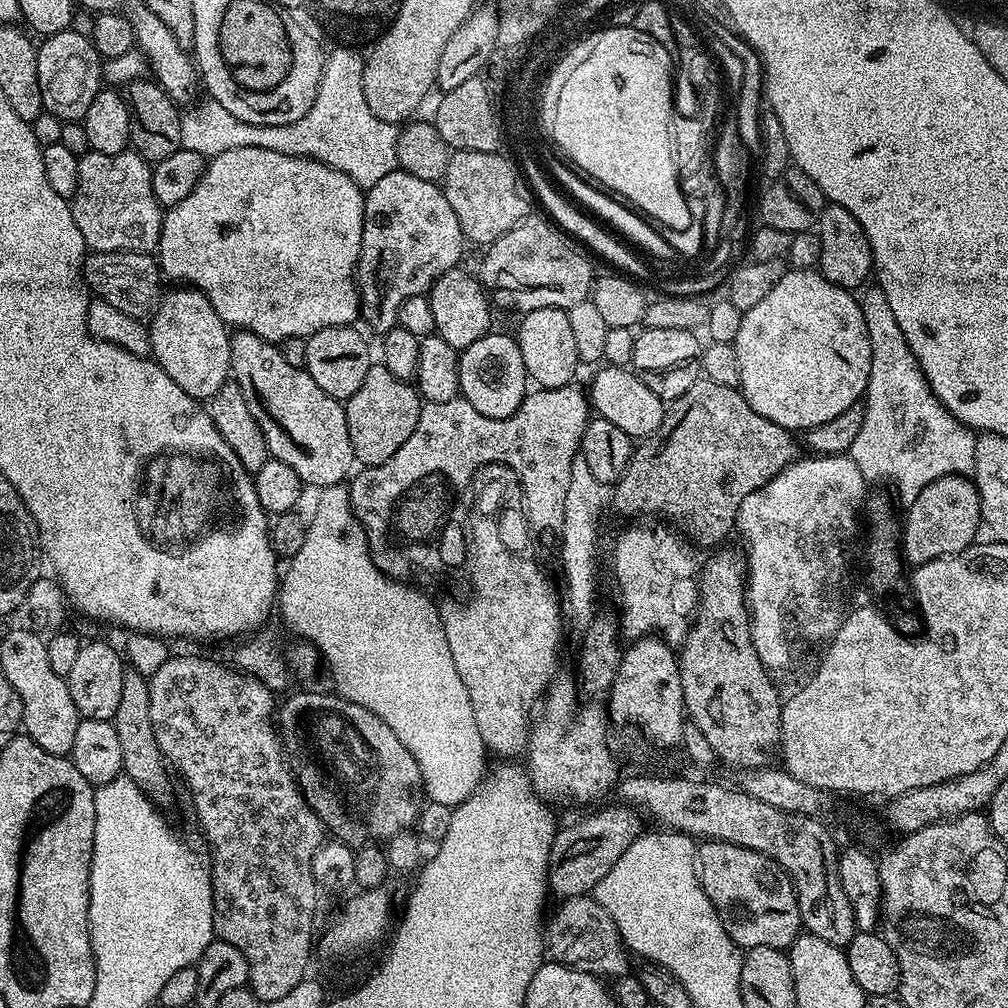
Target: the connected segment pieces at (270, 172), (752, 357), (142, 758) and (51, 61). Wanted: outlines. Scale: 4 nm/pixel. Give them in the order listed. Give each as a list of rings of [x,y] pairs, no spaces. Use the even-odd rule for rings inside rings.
[[[239,148],[226,150],[222,154],[211,157],[207,161],[200,181],[173,208],[167,209],[162,222],[162,234],[158,249],[158,263],[161,273],[172,282],[187,282],[197,288],[206,298],[210,298],[210,306],[218,310],[218,318],[227,324],[229,329],[242,332],[253,332],[258,338],[269,342],[279,342],[286,338],[312,336],[323,328],[342,328],[355,325],[360,316],[360,290],[356,286],[356,263],[360,261],[362,246],[362,230],[364,229],[365,193],[342,170],[334,170],[320,160],[312,160],[308,156],[287,156],[274,150],[258,150],[257,148]]]
[[[792,268],[788,271],[758,306],[744,313],[734,347],[738,354],[739,389],[746,402],[750,402],[762,418],[770,418],[770,422],[783,428],[807,430],[822,426],[838,418],[842,410],[857,407],[867,393],[870,334],[866,334],[866,318],[862,318],[860,301],[849,289],[830,283],[819,270]]]
[[[131,666],[125,667],[122,674],[122,699],[118,701],[118,710],[110,721],[114,730],[118,730],[118,743],[122,745],[123,775],[133,780],[157,806],[165,806],[172,800],[172,780],[168,777],[162,750],[158,738],[154,738],[154,726],[150,722],[149,677]]]
[[[77,30],[59,32],[43,37],[36,50],[38,62],[38,86],[42,90],[44,111],[65,122],[83,121],[90,102],[102,91],[102,57],[92,45],[91,35],[84,36]]]

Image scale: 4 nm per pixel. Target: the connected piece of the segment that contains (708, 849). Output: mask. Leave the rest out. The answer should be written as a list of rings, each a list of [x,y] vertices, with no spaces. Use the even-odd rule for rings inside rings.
[[[705,840],[698,848],[700,885],[720,915],[726,934],[741,949],[758,946],[791,948],[801,935],[798,898],[788,871],[758,850],[725,840]]]

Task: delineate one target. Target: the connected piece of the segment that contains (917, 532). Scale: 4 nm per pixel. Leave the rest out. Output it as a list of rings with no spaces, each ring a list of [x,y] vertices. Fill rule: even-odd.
[[[947,475],[946,478],[940,478],[935,479],[934,482],[928,483],[926,488],[922,490],[920,494],[918,494],[917,498],[914,500],[914,502],[910,505],[907,505],[906,508],[906,520],[904,522],[904,536],[902,538],[902,544],[900,540],[900,550],[903,556],[903,559],[908,563],[909,565],[915,566],[918,564],[925,564],[928,561],[934,561],[937,560],[940,557],[946,557],[946,556],[953,556],[955,553],[960,553],[962,550],[969,547],[969,545],[975,543],[975,540],[977,539],[977,532],[978,528],[982,526],[982,512],[980,510],[980,496],[978,494],[978,490],[976,488],[975,483],[969,478],[964,476],[958,476],[958,475]]]

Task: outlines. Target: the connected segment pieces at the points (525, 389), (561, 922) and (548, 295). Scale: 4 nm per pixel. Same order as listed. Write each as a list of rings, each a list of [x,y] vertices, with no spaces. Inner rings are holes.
[[[493,330],[478,338],[474,346],[460,352],[460,396],[470,402],[478,414],[504,419],[518,410],[529,391],[530,381],[522,362],[522,350],[511,335],[503,336],[499,330]]]
[[[591,895],[565,897],[545,923],[544,949],[551,963],[617,980],[631,971],[629,953],[610,914]]]
[[[529,214],[502,238],[487,245],[478,279],[497,309],[513,308],[516,314],[543,308],[566,310],[589,299],[594,279],[589,253],[551,219],[541,216]]]

